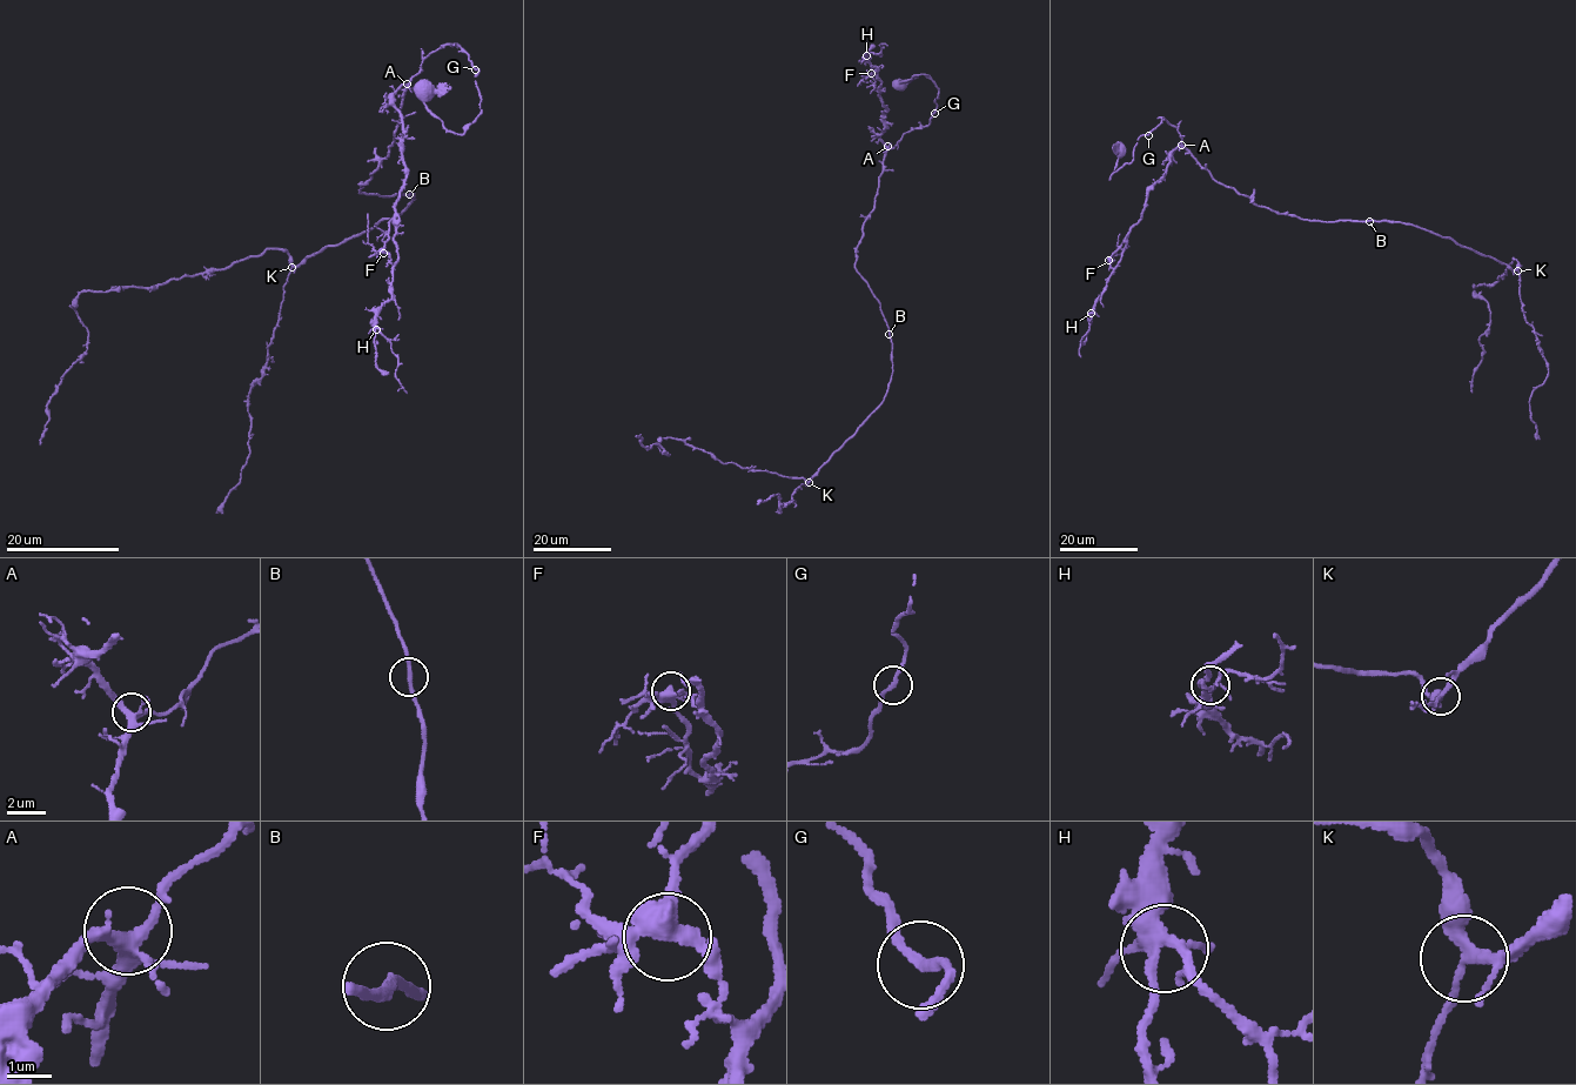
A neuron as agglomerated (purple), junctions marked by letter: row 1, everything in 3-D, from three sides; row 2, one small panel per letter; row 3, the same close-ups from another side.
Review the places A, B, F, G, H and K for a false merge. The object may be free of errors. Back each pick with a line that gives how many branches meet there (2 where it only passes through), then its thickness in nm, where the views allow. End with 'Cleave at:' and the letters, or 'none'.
Cleave at: none

